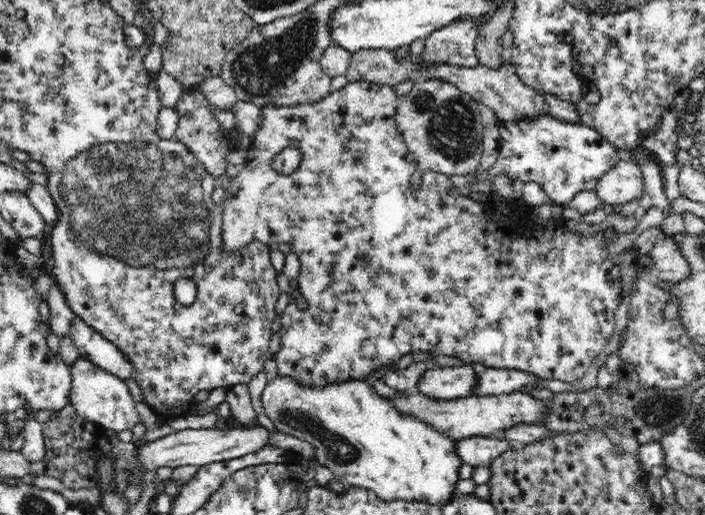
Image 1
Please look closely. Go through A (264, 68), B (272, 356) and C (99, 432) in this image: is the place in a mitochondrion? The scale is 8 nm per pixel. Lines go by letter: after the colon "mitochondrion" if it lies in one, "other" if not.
A: mitochondrion
B: other
C: other

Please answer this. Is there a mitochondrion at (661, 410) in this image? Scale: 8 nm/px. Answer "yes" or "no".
yes

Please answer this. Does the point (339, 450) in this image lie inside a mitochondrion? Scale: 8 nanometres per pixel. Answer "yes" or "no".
yes

